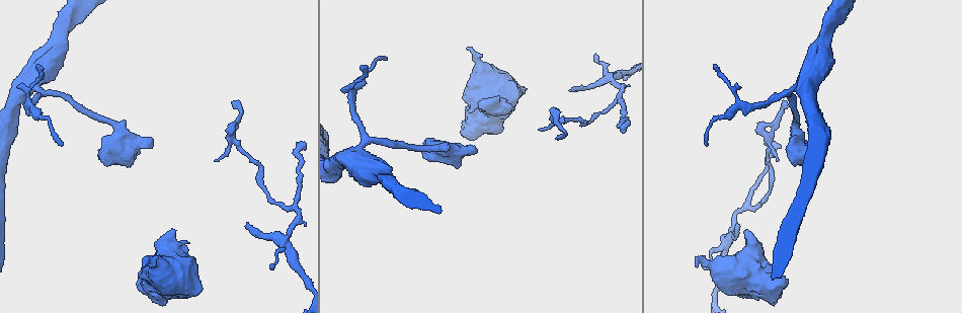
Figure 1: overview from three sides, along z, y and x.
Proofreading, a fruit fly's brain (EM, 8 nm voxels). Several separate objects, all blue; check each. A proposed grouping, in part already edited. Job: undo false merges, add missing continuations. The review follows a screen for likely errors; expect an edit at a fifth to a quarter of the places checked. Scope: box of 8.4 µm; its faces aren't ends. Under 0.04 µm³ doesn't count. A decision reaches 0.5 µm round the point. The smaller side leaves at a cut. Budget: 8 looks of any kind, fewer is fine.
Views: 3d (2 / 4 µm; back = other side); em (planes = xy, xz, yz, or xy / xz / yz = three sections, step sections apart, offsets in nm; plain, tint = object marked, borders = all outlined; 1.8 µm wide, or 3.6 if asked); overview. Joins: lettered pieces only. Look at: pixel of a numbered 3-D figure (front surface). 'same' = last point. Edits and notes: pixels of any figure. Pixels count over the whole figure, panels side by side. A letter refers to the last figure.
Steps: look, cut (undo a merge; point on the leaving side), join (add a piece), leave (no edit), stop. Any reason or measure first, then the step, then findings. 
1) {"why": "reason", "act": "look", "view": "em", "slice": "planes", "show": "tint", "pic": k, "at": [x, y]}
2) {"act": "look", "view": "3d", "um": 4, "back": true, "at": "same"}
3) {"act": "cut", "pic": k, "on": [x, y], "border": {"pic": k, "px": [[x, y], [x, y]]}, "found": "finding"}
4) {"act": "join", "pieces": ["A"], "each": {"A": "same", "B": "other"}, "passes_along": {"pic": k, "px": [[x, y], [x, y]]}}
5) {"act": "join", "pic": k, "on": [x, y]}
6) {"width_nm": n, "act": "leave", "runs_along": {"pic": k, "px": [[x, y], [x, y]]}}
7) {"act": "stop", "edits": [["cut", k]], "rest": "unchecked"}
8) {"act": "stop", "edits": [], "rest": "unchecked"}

{"act": "look", "view": "3d", "um": 4, "pic": 1, "at": [623, 132]}

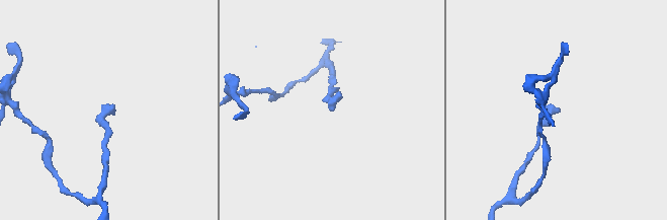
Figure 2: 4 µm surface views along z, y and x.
{"why": "need the tissue", "act": "look", "view": "em", "slice": "yz", "step": 16, "show": "borders", "pic": 2, "at": [101, 110]}

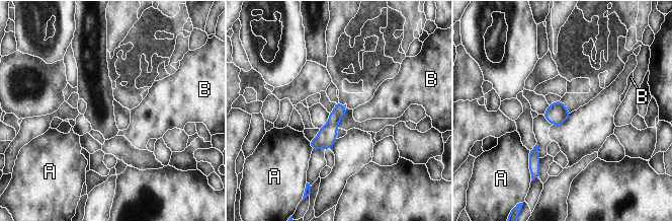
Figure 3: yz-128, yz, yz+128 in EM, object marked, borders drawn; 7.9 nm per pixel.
{"act": "look", "view": "em", "slice": "xz", "step": 4, "show": "borders", "at": "same"}

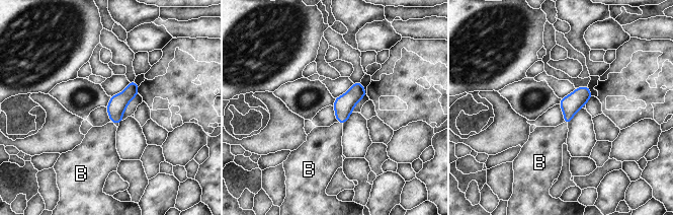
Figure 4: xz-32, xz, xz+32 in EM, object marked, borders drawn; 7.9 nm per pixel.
{"act": "join", "pieces": ["B"], "each": {"B": "same"}, "found": "the cell continues"}

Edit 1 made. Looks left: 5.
{"act": "look", "view": "overview"}

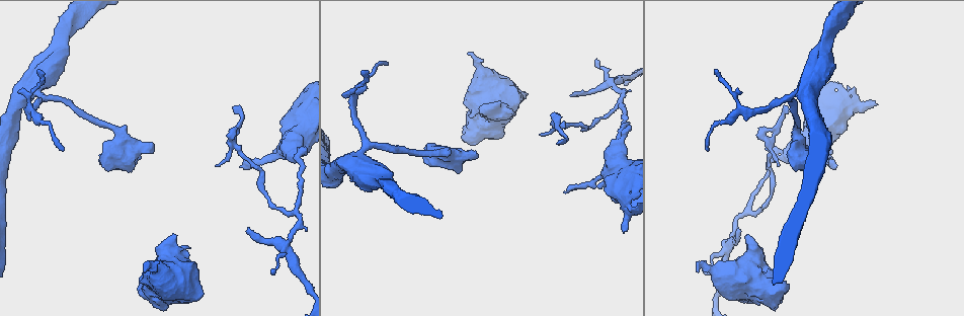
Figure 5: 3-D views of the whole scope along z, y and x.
{"why": "free end", "act": "look", "view": "em", "slice": "planes", "show": "plain", "pic": 5, "at": [201, 296]}

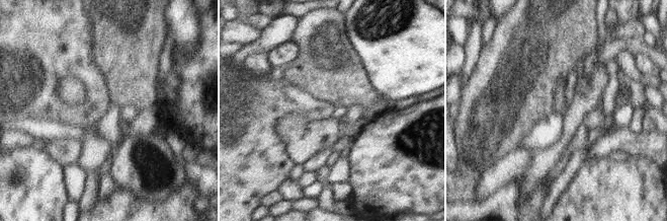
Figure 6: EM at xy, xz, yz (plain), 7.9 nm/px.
{"why": "what lies round it", "act": "look", "view": "em", "slice": "planes", "show": "borders", "at": "same"}

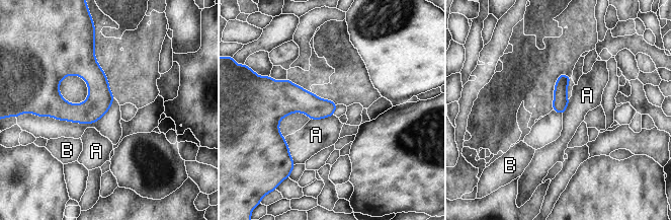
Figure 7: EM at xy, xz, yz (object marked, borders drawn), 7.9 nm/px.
{"act": "leave", "each": {"A": "other", "B": "other"}, "border": {"pic": 7, "px": [[284, 137], [288, 154], [295, 164]]}, "found": "no lettered piece goes on from it"}

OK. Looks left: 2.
{"why": "an open end", "act": "look", "view": "em", "um": 3.6, "slice": "planes", "show": "tint", "pic": 5, "at": [698, 264]}

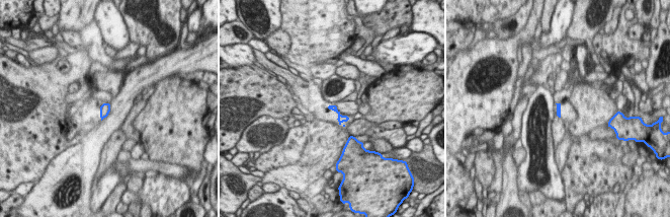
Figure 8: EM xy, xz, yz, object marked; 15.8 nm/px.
{"act": "look", "view": "em", "um": 3.6, "slice": "planes", "show": "borders", "at": "same"}

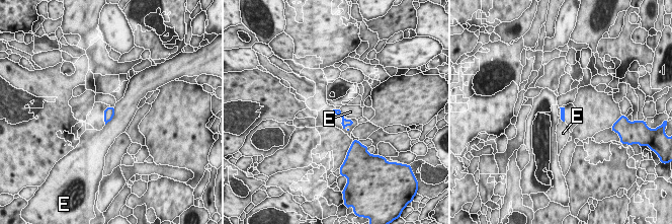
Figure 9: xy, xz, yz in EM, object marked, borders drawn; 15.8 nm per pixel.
{"act": "leave", "each": {"E": "other"}, "border": {"pic": 9, "px": [[114, 106], [114, 115], [105, 125]]}, "found": "none of them fits"}

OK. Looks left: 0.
{"act": "stop", "edits": [["join", 4]], "rest": "unchecked"}

